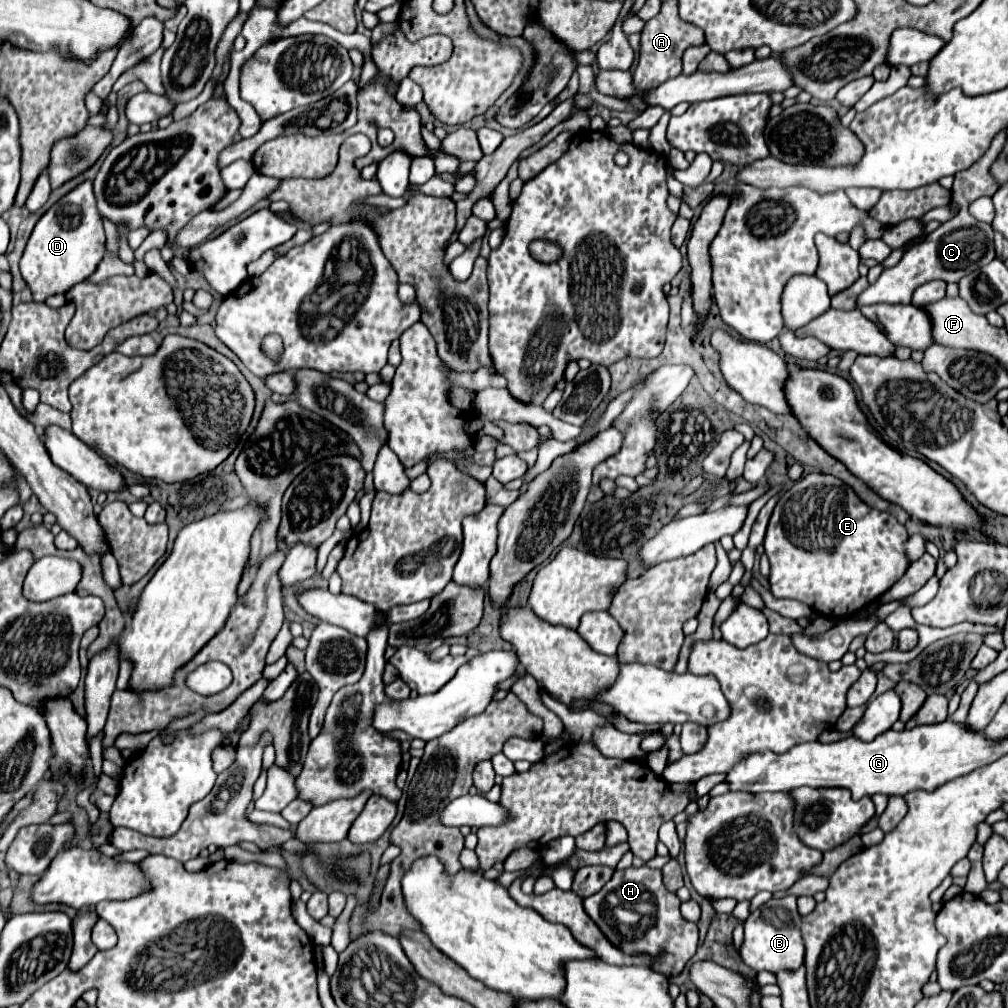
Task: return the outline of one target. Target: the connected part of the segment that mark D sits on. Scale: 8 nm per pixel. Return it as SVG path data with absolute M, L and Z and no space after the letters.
M83 181L65 197L61 197L35 225L25 253L21 257L21 275L33 291L35 301L49 295L67 293L75 283L85 281L105 255L105 229L97 213L91 181Z

